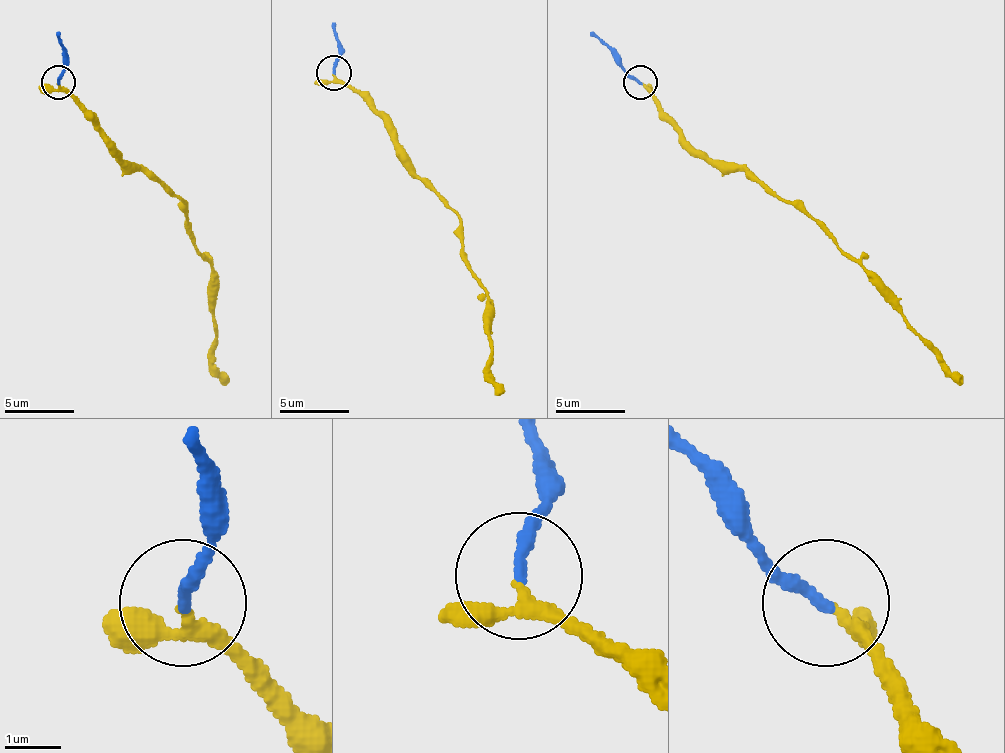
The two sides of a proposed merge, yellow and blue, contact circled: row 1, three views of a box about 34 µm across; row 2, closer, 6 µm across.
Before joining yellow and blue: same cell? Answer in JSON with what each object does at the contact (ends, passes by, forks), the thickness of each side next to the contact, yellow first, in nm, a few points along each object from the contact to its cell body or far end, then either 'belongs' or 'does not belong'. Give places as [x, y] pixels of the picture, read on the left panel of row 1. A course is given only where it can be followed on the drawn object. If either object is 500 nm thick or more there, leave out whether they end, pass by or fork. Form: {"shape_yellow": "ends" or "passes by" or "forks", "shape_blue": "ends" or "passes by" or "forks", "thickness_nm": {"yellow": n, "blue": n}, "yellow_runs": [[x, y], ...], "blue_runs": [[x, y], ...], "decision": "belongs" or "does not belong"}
{"shape_yellow": "passes by", "shape_blue": "ends", "thickness_nm": {"yellow": 200, "blue": 240}, "yellow_runs": [[57, 81], [126, 161], [144, 164], [185, 202], [185, 234], [213, 268], [213, 372], [227, 386]], "blue_runs": [[57, 81], [64, 47], [57, 33]], "decision": "belongs"}

